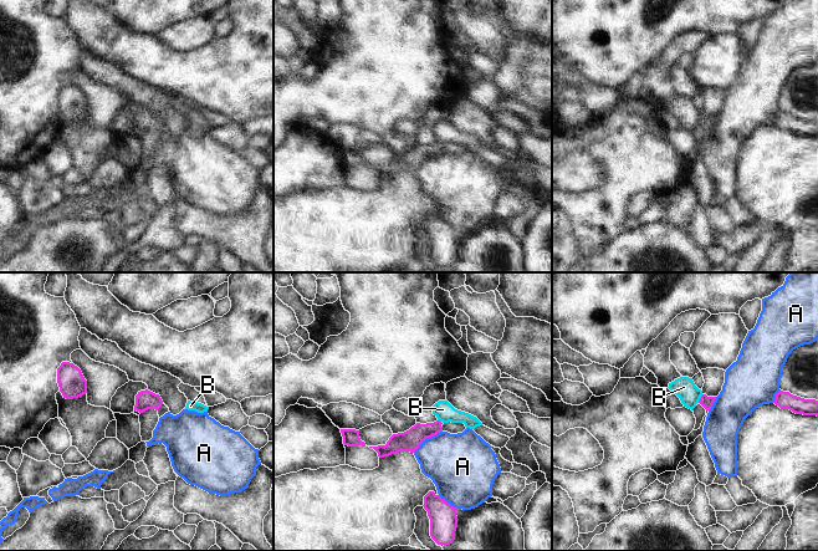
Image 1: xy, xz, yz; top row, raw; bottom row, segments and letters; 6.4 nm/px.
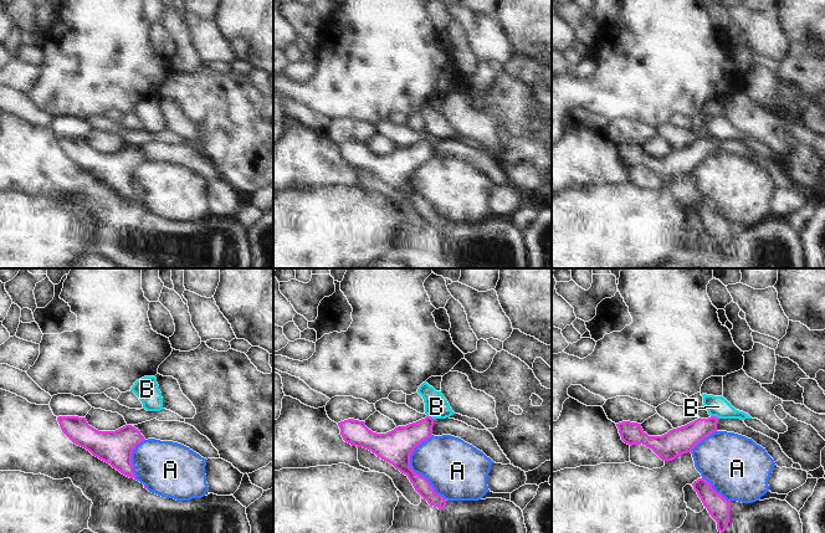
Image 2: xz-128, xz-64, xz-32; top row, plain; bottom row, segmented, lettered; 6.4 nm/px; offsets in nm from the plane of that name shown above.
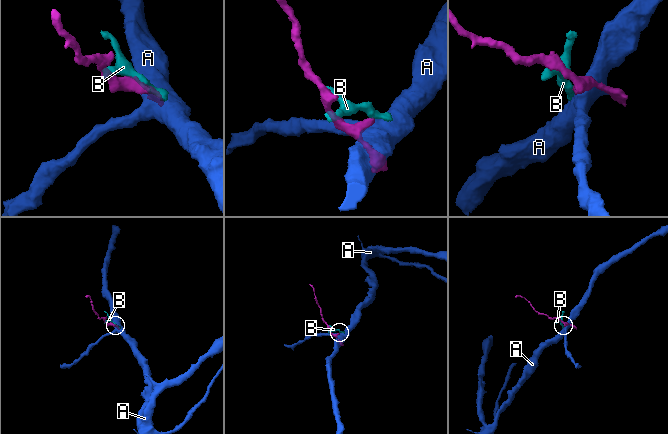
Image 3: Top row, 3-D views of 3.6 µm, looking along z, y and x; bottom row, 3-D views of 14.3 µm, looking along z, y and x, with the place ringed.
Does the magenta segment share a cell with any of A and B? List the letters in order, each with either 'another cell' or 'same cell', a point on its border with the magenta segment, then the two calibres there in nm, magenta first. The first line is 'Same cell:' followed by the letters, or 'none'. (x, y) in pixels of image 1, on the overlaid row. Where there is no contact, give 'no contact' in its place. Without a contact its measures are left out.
Same cell: none
A: another cell; meets magenta in xz at (427, 437); 140 nm thick on the magenta side, 380 nm on the other
B: another cell; meets magenta in yz at (700, 398); 80 nm thick on the magenta side, 140 nm on the other

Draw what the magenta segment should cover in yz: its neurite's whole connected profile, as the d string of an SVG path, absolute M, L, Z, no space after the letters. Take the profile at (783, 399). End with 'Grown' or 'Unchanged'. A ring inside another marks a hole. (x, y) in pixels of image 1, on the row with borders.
M779 391L776 394L773 403L781 409L789 409L796 414L818 417L818 401L816 399L804 399L791 394L789 392Z. Unchanged.

